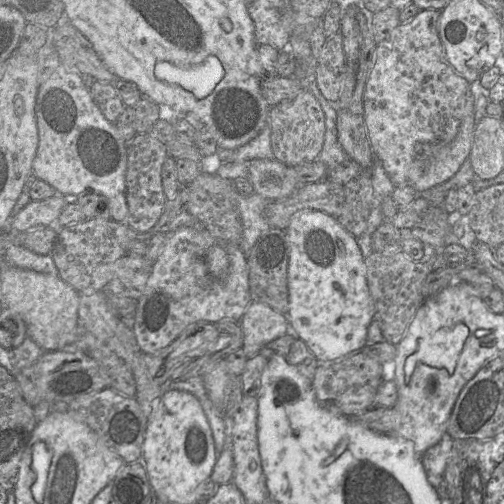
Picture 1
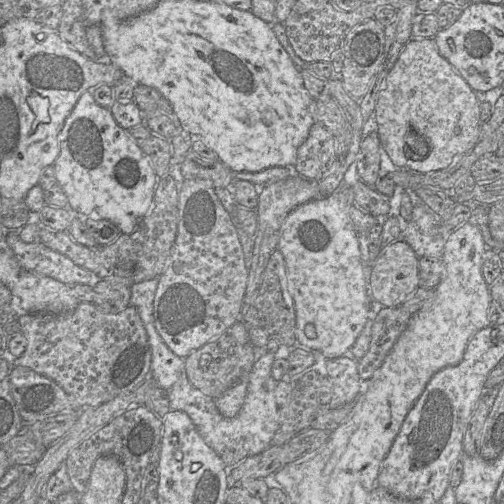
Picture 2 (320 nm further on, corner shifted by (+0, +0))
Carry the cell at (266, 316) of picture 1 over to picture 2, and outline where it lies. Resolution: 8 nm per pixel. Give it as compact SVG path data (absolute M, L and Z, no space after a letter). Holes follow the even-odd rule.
M155 277L132 284L131 286L130 305L137 310L143 322L151 348L150 377L158 387L166 391L171 410L185 412L192 420L205 443L219 456L238 438L245 440L249 456L262 453L270 446L271 440L279 428L279 409L275 399L277 381L274 380L271 374L272 365L276 359L287 359L294 346L280 345L276 352L266 352L255 361L249 375L247 393L241 410L237 416L226 418L218 411L215 399L203 394L190 383L186 374L185 359L175 355L157 332L154 323L153 307L158 283L159 277Z

